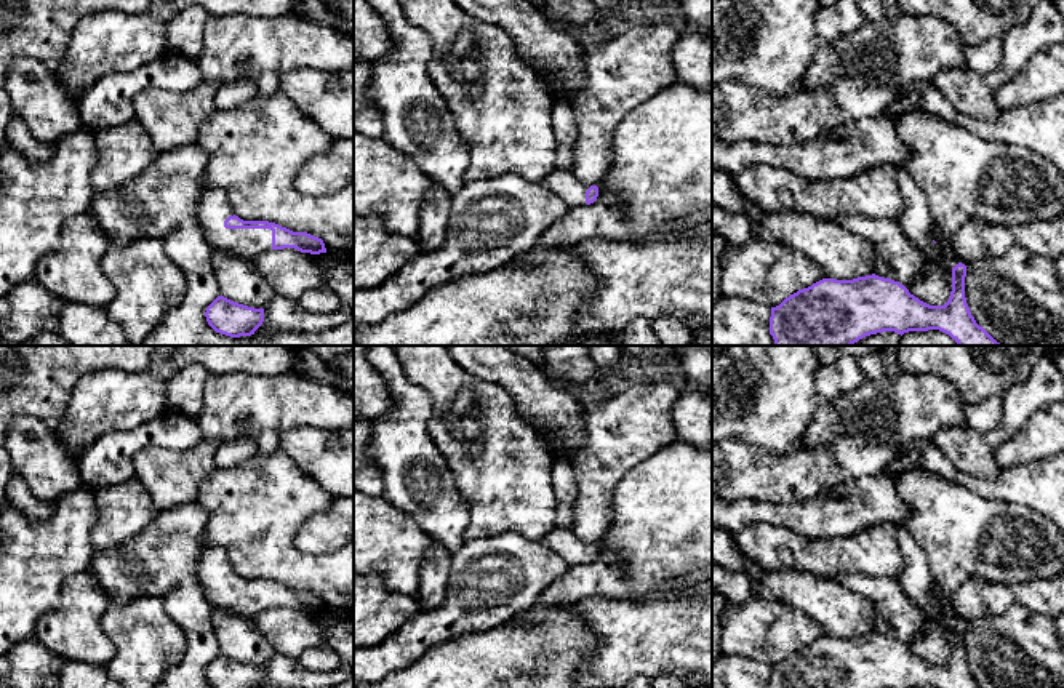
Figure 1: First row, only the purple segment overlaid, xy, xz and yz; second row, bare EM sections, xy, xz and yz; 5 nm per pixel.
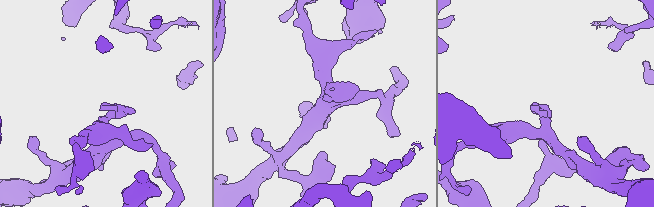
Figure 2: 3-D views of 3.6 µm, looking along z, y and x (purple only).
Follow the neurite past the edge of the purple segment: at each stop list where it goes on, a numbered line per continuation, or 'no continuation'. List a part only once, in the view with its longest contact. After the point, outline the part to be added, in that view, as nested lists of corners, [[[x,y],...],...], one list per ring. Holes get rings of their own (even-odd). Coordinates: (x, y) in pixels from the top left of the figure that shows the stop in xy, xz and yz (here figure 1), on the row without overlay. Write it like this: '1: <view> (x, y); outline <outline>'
1: xy (213, 567); outline [[[202,546],[197,576],[213,608],[251,621],[258,613],[272,608],[270,587],[226,587],[224,579],[234,568],[222,547]]]

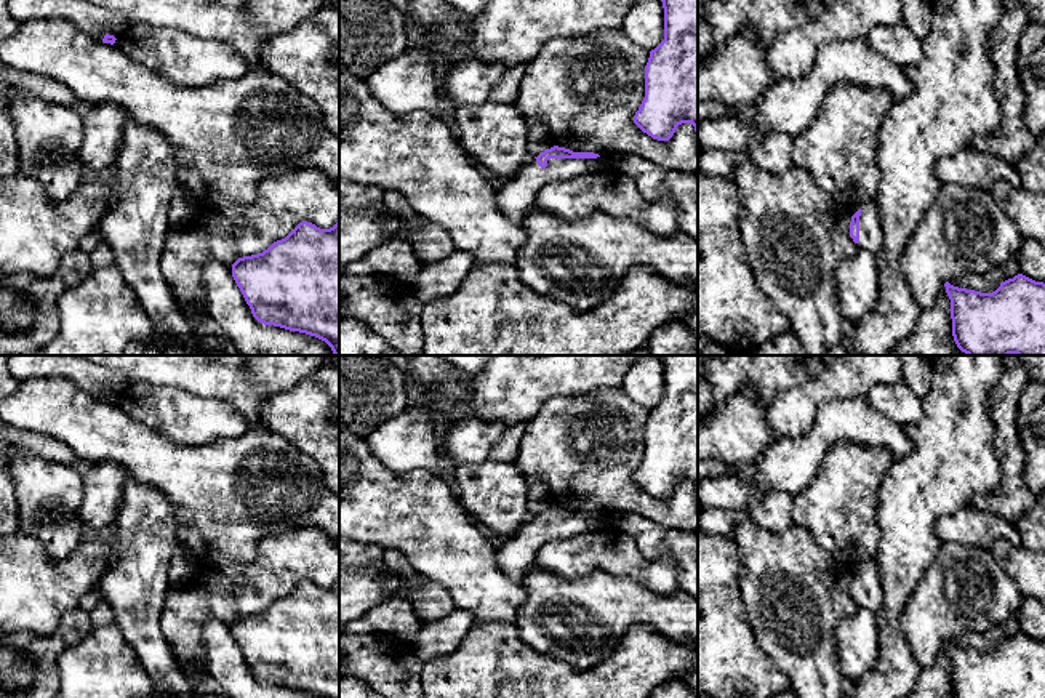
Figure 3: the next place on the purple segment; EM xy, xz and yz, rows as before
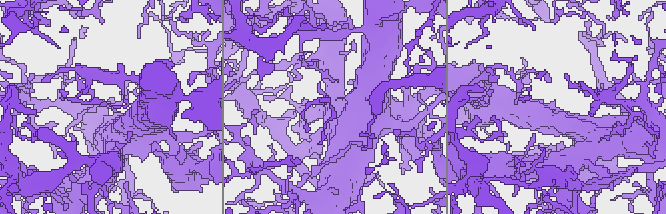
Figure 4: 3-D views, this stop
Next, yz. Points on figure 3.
1: yz (871, 596); outline [[[871,557],[866,562],[853,567],[851,573],[855,573],[858,568],[861,570],[861,575],[859,575],[859,600],[856,602],[856,605],[858,608],[867,608],[872,613],[877,613],[883,604],[879,564],[875,557]]]

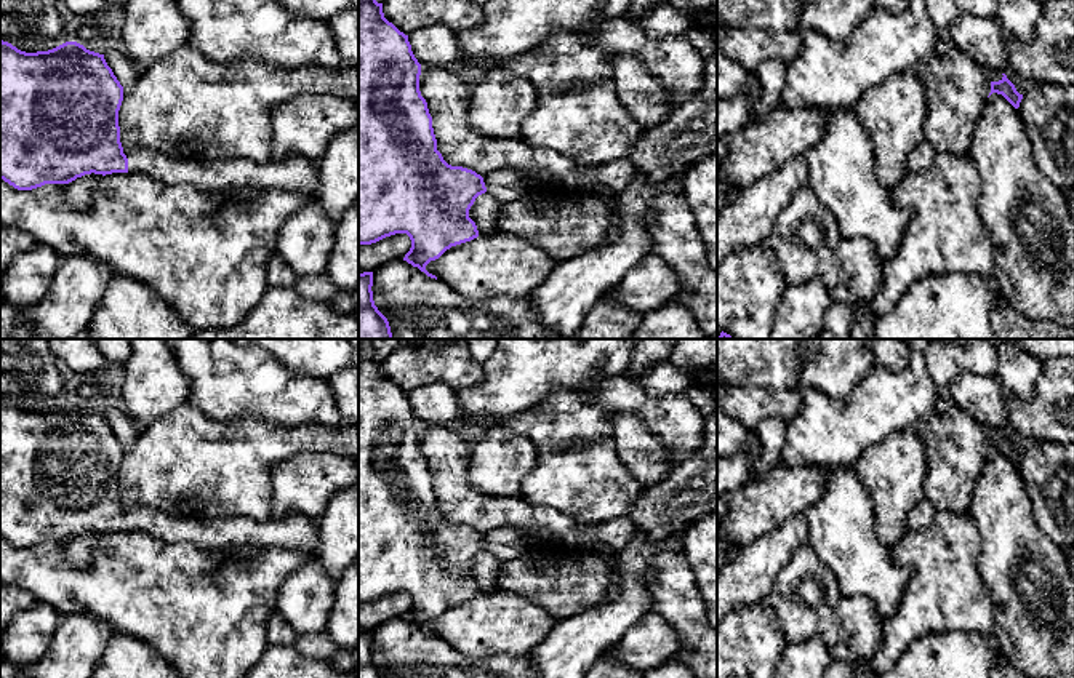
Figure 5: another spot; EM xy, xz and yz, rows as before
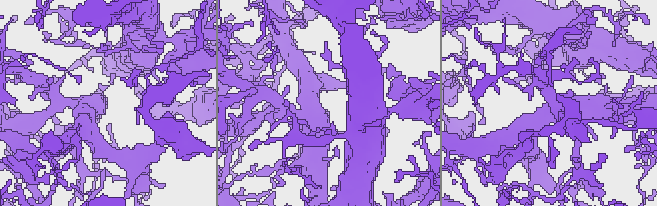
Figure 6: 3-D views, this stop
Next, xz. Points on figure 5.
1: xz (508, 542); outline [[[503,526],[483,534],[487,552],[499,561],[527,556],[528,539],[525,534],[512,526]]]

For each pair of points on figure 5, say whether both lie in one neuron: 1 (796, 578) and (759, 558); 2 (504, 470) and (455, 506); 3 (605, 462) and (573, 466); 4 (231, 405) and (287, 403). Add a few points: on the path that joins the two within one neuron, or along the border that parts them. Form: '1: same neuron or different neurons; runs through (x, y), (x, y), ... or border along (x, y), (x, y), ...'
1: different neurons; border along (805, 542), (791, 554), (773, 587), (762, 600)
2: different neurons; border along (469, 453), (468, 483), (487, 494), (512, 498)
3: same neuron; runs through (597, 469), (581, 469)
4: same neuron; runs through (245, 403), (272, 403)

